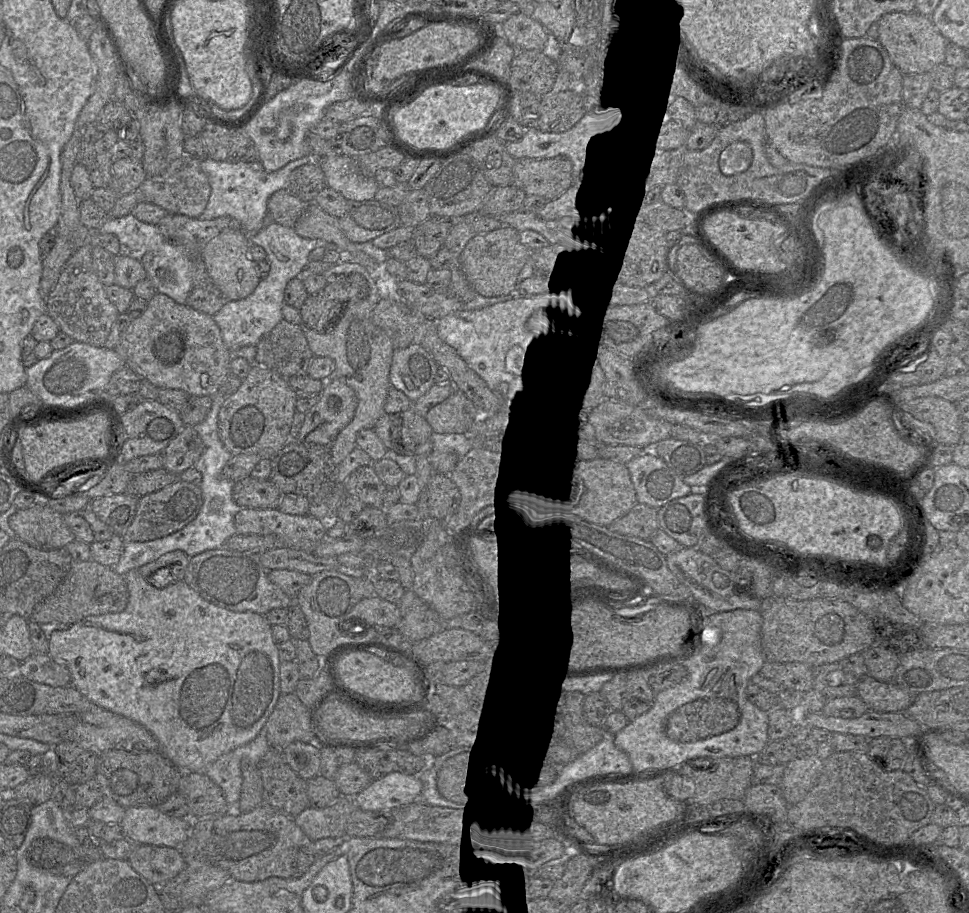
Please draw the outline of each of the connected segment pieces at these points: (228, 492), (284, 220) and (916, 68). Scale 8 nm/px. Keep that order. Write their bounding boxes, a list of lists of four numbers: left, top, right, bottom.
[[110,394,240,576],[267,189,309,228],[878,11,951,75]]

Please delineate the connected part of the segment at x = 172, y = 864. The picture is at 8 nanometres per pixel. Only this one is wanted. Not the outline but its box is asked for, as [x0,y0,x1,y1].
[127,844,185,886]

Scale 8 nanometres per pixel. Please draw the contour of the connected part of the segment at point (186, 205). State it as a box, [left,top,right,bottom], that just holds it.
[107,154,211,218]

